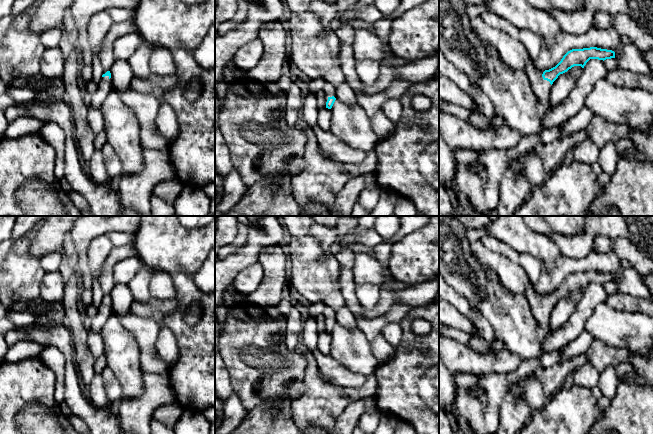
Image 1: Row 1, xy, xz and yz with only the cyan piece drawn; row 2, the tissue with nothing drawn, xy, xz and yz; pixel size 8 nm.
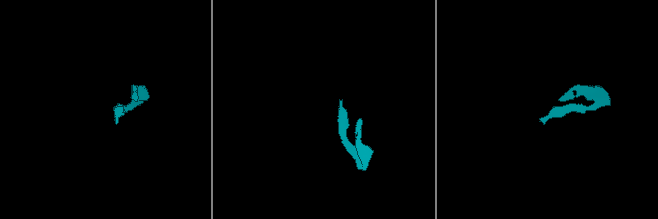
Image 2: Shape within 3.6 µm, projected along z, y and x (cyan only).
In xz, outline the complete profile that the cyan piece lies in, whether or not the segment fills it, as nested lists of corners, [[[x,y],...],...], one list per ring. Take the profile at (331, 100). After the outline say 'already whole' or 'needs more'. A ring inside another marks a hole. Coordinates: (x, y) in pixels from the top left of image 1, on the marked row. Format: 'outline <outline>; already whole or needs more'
outline [[[325,82],[322,91],[325,94],[326,108],[331,109],[336,100],[336,87]]]; needs more

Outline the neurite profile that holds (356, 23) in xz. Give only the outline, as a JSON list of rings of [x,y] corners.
[[[354,19],[350,22],[350,25],[353,27],[353,28],[364,28],[364,29],[367,29],[373,33],[375,33],[375,30],[374,30],[374,27],[373,27],[373,24],[369,24],[369,23],[366,23],[360,19]]]

